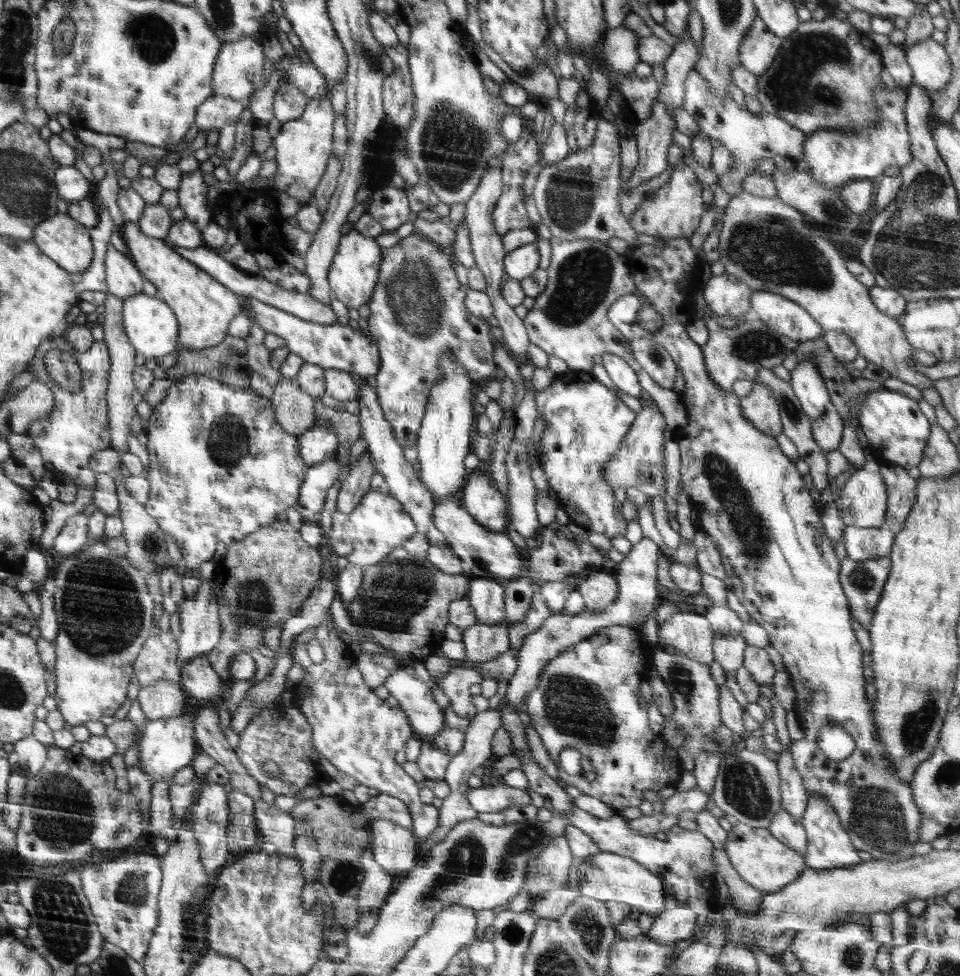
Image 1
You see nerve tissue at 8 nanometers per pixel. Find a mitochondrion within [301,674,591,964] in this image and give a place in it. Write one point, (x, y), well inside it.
(468, 858)

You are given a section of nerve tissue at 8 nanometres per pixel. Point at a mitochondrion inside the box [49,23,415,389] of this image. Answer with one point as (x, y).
(373, 61)

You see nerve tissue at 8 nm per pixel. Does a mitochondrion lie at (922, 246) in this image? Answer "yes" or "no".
yes

